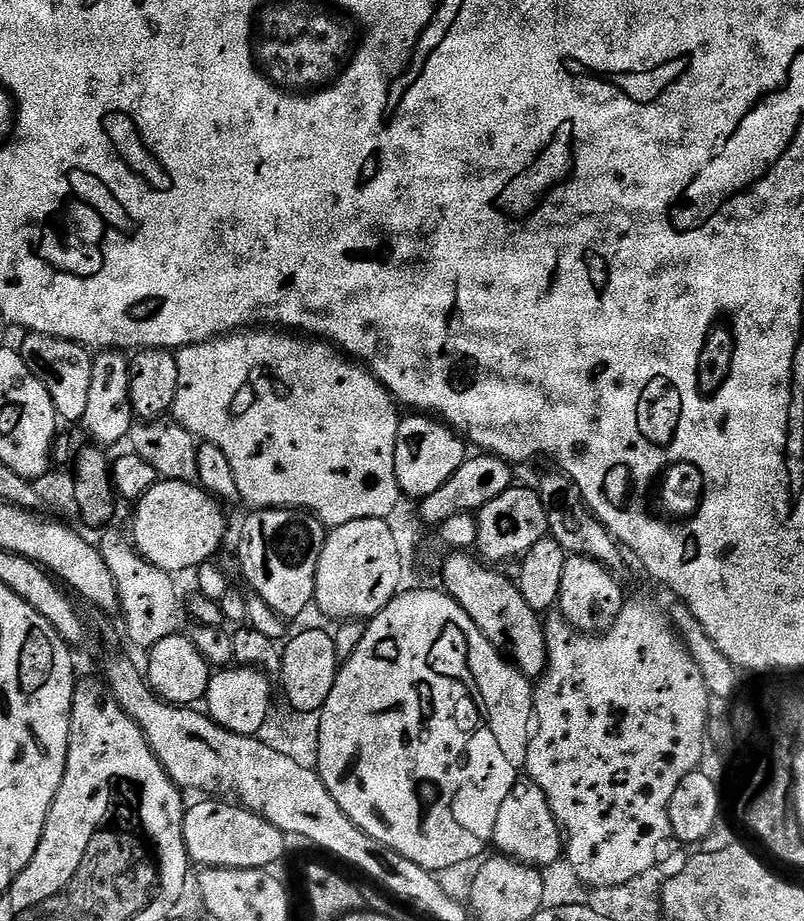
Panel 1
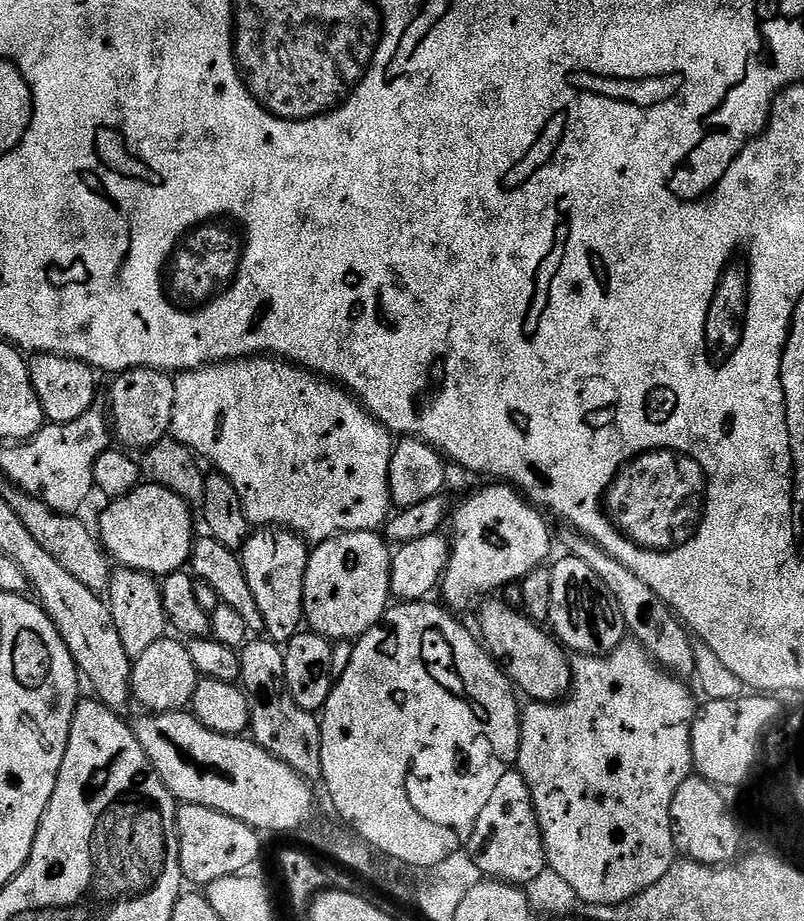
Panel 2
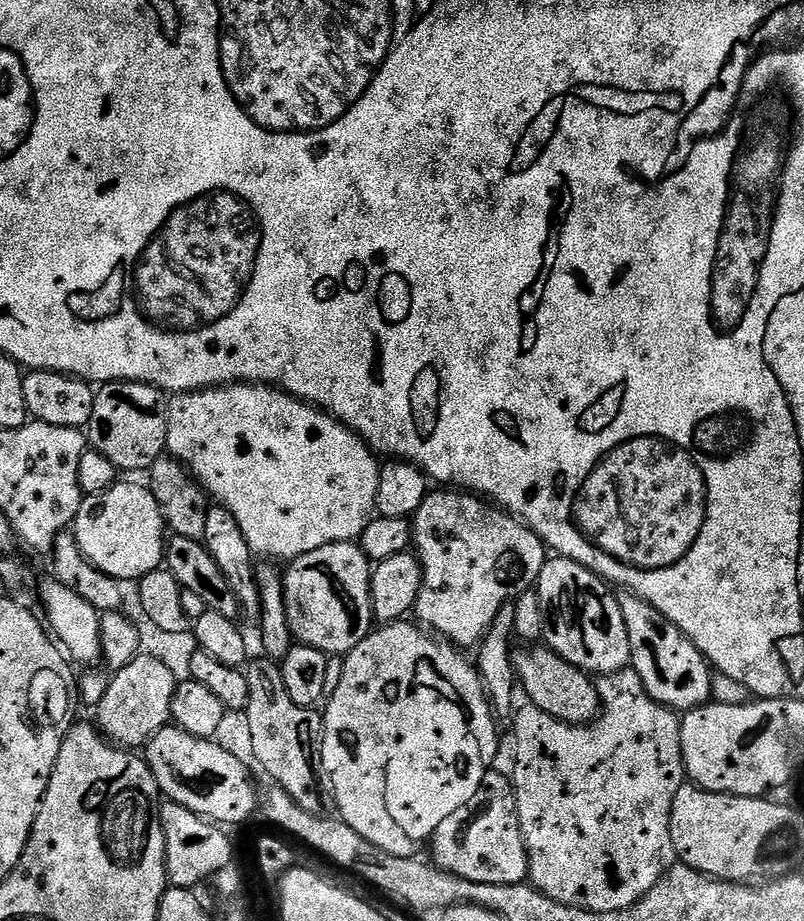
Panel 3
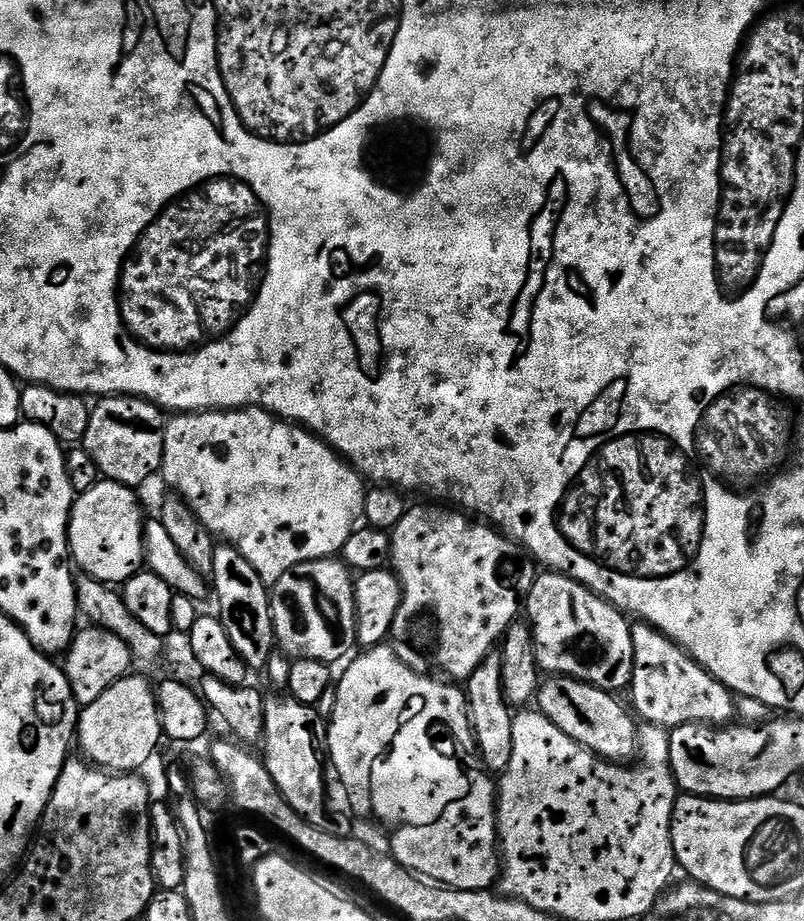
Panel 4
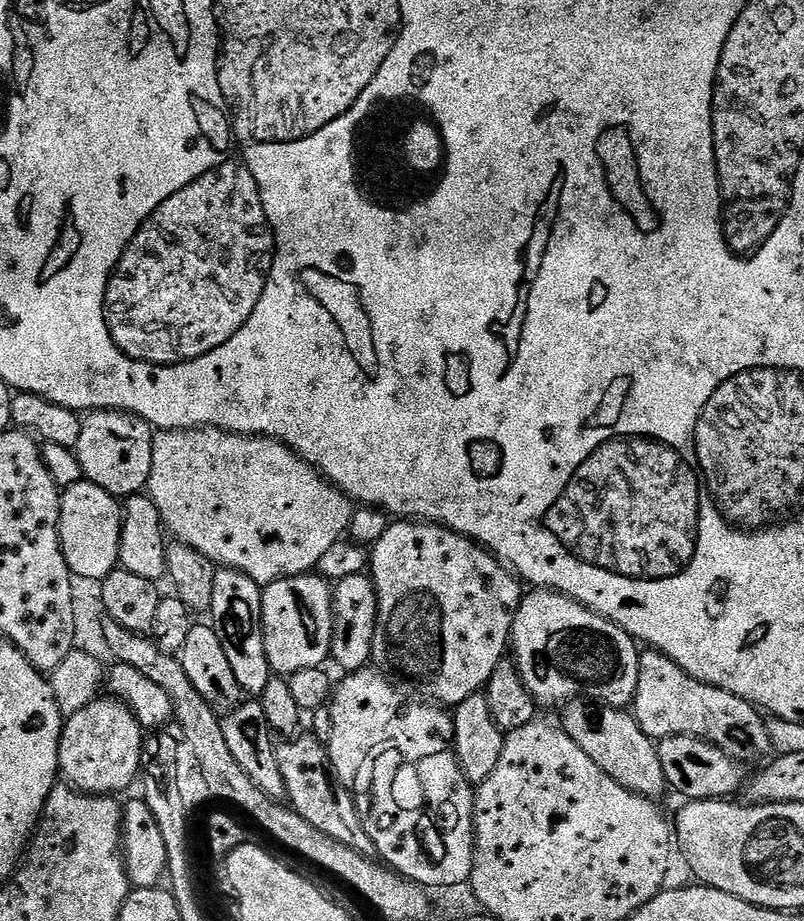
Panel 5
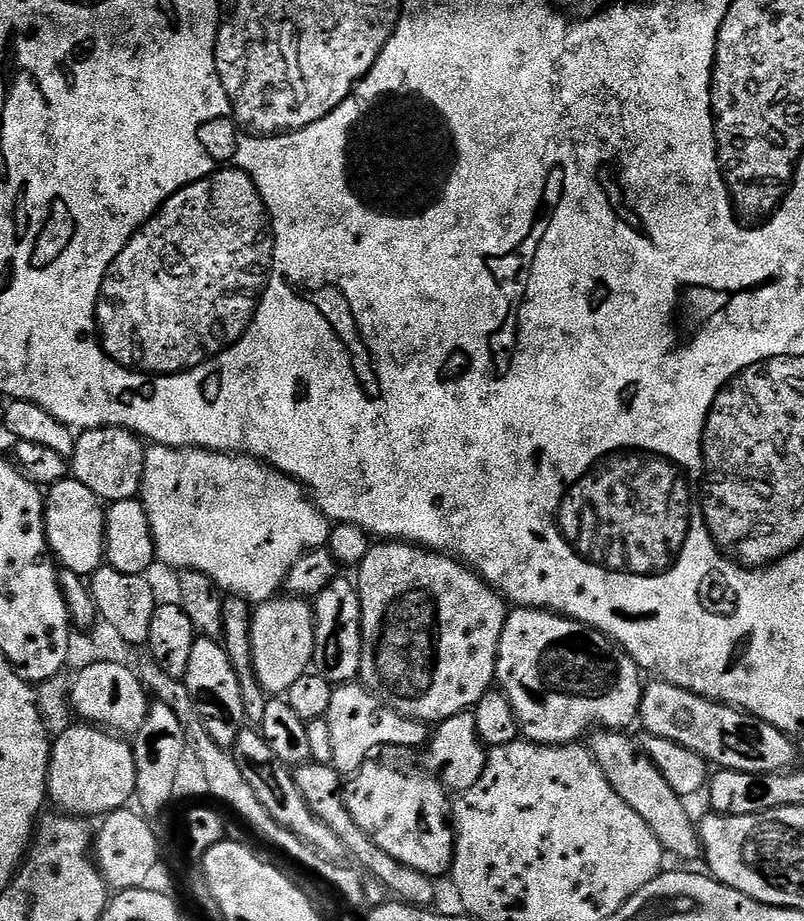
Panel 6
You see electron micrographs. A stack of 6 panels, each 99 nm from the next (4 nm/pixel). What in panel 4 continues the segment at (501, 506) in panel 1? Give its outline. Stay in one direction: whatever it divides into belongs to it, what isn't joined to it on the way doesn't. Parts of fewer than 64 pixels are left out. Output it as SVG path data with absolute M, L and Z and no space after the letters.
M420 504L417 508L409 507L405 511L402 522L398 522L398 526L391 529L392 555L390 557L390 568L391 571L395 572L396 577L400 579L400 605L398 606L398 614L394 614L390 636L393 641L395 639L401 640L404 644L413 644L414 647L429 652L436 659L437 666L445 672L441 672L445 677L456 682L467 682L474 674L474 670L478 670L478 666L482 661L503 640L509 626L521 615L522 605L525 603L528 592L532 589L532 584L537 578L538 568L532 557L512 537L504 535L495 527L489 526L487 523L481 522L479 519L473 518L455 507L447 507L439 508L436 504Z

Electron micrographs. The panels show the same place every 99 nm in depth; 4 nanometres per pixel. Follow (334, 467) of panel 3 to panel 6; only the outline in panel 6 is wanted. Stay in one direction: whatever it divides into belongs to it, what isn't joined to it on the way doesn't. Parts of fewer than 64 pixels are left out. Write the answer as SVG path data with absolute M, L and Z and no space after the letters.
M152 444L144 453L144 473L142 486L138 497L144 504L148 515L148 525L152 531L152 541L156 547L156 560L159 563L169 564L175 570L187 570L206 574L216 583L216 587L225 593L242 596L249 604L257 606L275 597L285 587L290 570L302 554L312 552L315 548L327 545L330 535L330 521L319 508L316 501L306 491L303 484L293 480L284 472L272 468L262 460L243 454L229 454L226 452L212 452L208 448L171 448L165 444Z

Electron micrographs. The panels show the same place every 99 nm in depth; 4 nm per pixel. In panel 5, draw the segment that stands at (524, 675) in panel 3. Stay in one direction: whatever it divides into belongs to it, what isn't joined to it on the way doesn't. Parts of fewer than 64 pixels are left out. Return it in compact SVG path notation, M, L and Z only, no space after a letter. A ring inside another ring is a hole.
M583 699L563 705L562 727L582 750L607 776L614 778L626 790L649 798L660 798L668 788L668 779L662 770L662 762L656 753L657 745L651 736L640 729L635 715L624 708L589 706ZM585 704L585 705L584 705ZM592 707L592 708L587 708Z

